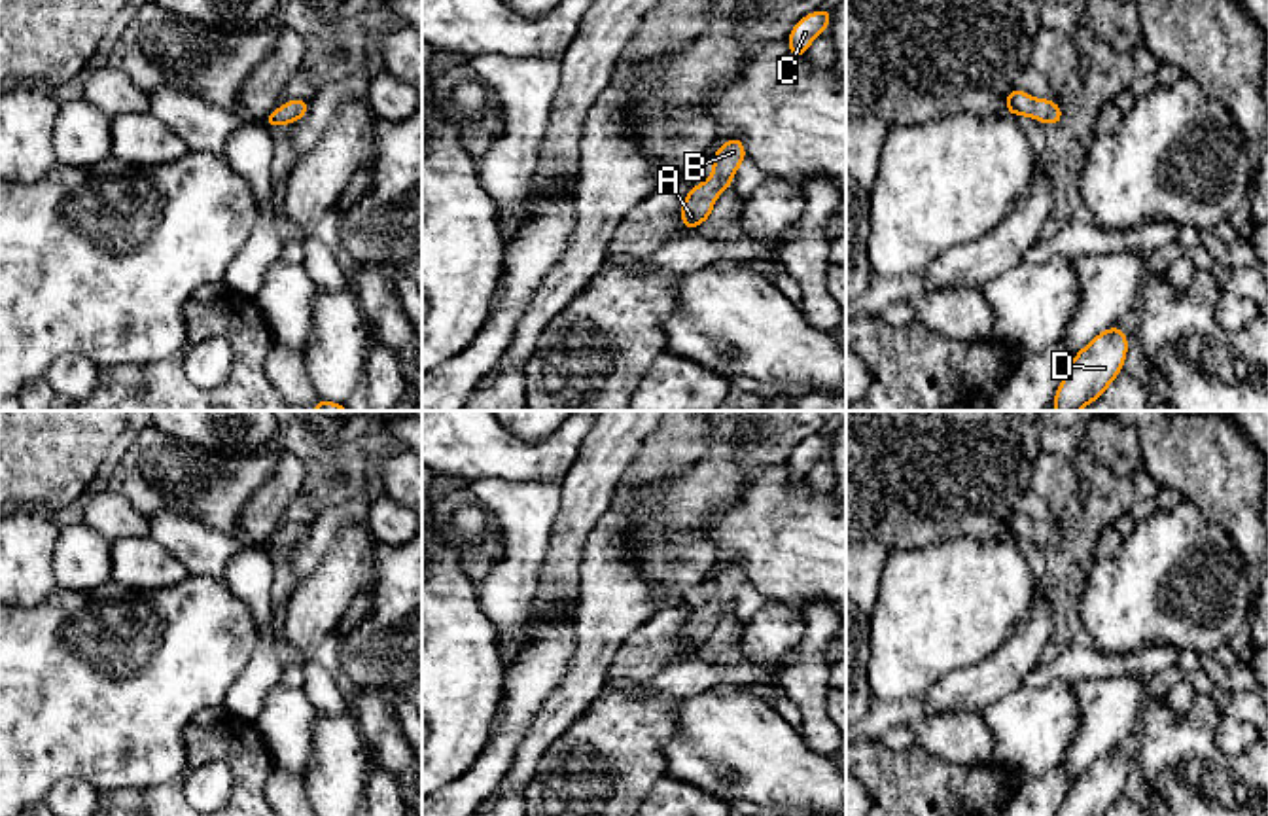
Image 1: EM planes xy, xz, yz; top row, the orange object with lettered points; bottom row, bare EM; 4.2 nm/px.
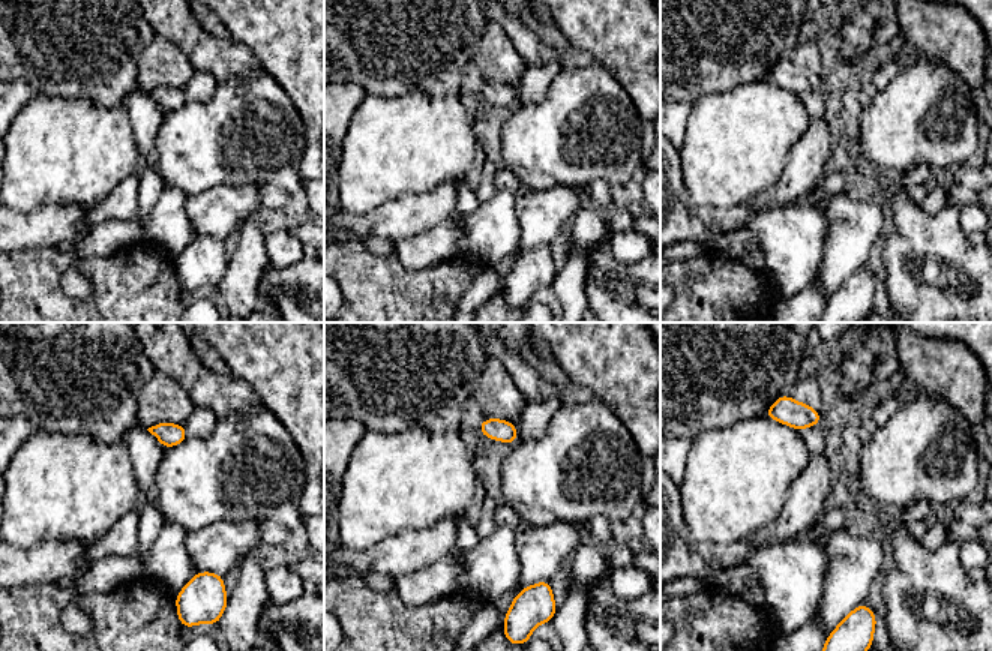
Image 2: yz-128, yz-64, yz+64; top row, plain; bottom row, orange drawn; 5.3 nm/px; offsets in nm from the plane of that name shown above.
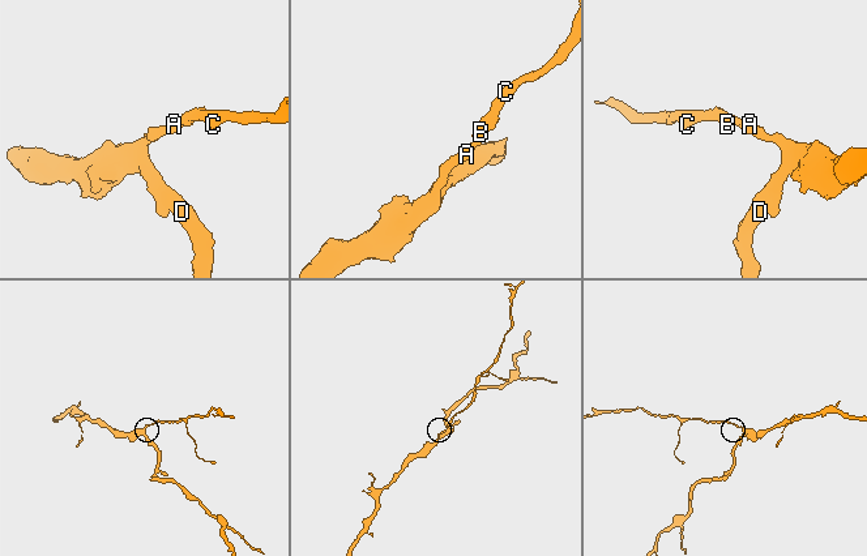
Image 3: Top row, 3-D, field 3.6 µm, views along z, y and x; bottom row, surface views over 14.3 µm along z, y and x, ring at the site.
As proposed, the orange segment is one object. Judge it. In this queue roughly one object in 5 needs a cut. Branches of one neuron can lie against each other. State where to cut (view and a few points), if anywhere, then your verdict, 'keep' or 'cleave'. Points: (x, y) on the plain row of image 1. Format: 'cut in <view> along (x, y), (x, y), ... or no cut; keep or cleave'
no cut; keep

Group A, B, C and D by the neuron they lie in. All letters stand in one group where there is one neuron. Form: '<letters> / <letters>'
A B C D

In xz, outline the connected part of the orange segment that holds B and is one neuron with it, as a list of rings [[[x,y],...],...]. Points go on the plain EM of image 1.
[[[734,559],[712,577],[713,593],[704,608],[691,610],[679,630],[679,646],[687,655],[696,655],[698,649],[712,640],[713,629],[721,615],[731,613],[738,591],[748,583],[742,560]]]

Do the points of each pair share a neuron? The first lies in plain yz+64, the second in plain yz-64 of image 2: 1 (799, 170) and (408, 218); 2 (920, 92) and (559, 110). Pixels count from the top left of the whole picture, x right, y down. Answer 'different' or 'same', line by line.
1: same
2: same

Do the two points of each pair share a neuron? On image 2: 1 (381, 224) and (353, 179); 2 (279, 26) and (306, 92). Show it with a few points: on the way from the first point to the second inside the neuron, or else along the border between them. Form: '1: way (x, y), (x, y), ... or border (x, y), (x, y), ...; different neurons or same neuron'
1: border (404, 194), (362, 215), (351, 215), (341, 209); different neurons
2: way (296, 42), (306, 53), (306, 75); same neuron

